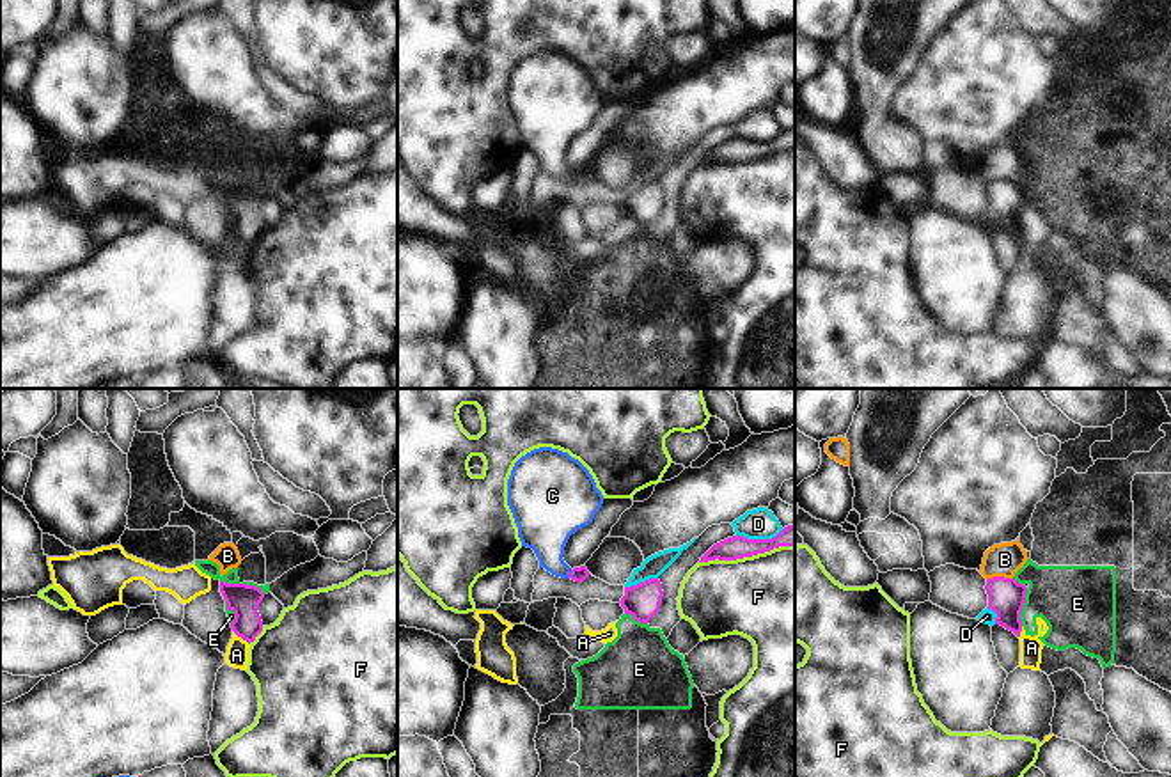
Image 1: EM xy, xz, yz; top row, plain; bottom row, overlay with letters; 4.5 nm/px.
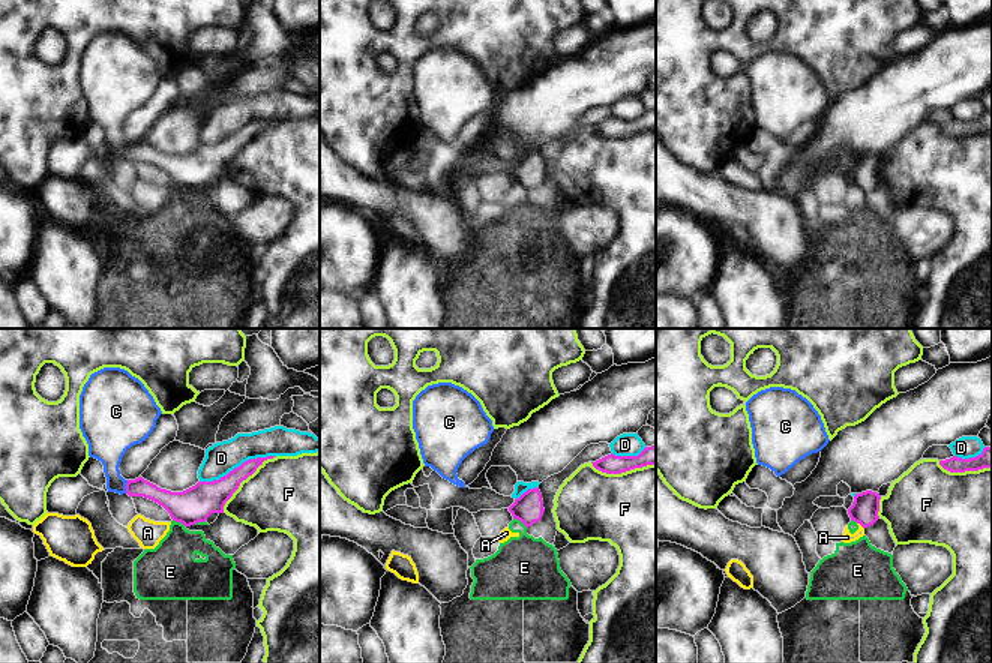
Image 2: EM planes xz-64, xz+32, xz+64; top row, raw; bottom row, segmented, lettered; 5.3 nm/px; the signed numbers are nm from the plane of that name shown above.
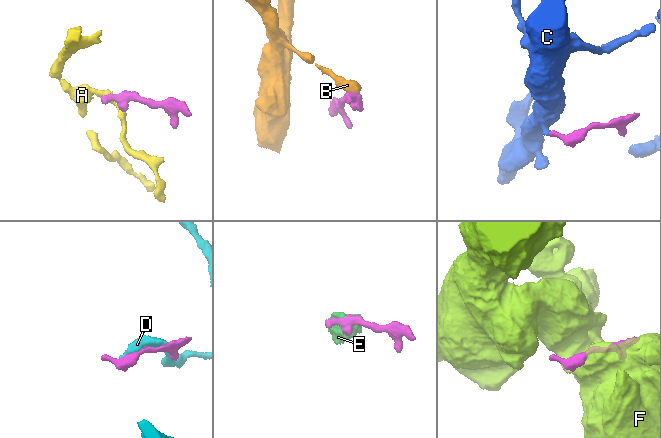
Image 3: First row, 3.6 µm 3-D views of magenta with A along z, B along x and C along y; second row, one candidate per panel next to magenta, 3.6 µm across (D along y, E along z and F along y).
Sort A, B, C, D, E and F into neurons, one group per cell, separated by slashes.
A / B / C / D / E / F

